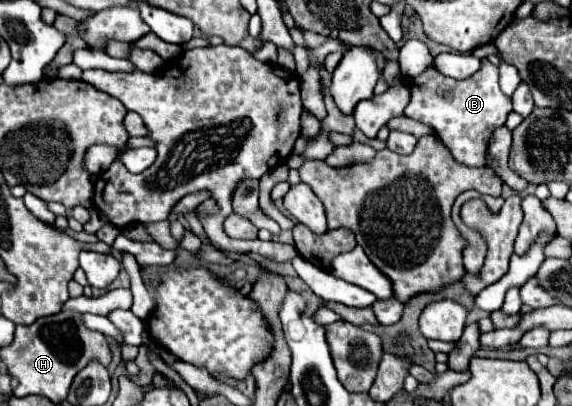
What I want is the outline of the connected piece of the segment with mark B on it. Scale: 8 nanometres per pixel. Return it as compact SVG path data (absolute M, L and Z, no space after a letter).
M487 58L482 59L482 66L473 77L457 81L445 77L435 67L429 67L419 77L411 79L411 101L405 107L405 115L421 121L437 131L441 141L449 147L453 157L471 167L485 165L485 151L493 131L505 125L507 115L511 113L511 99L501 93L497 83L497 67Z

